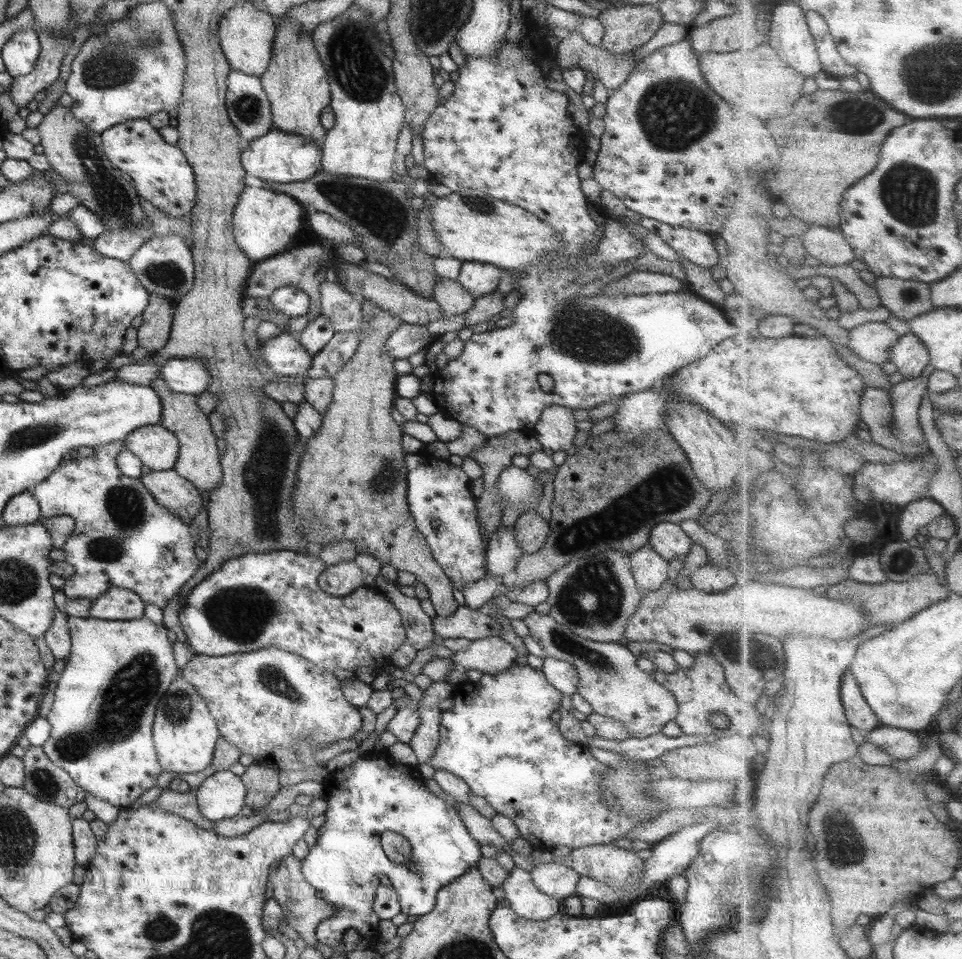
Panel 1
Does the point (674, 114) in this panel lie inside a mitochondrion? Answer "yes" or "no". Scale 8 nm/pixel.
yes

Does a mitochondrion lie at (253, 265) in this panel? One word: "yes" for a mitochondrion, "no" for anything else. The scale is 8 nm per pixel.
no

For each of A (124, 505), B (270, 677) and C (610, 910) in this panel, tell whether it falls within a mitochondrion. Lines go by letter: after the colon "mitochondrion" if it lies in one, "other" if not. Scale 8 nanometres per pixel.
A: mitochondrion
B: mitochondrion
C: other

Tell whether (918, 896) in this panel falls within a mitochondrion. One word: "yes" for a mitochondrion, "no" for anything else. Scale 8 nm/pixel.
no

